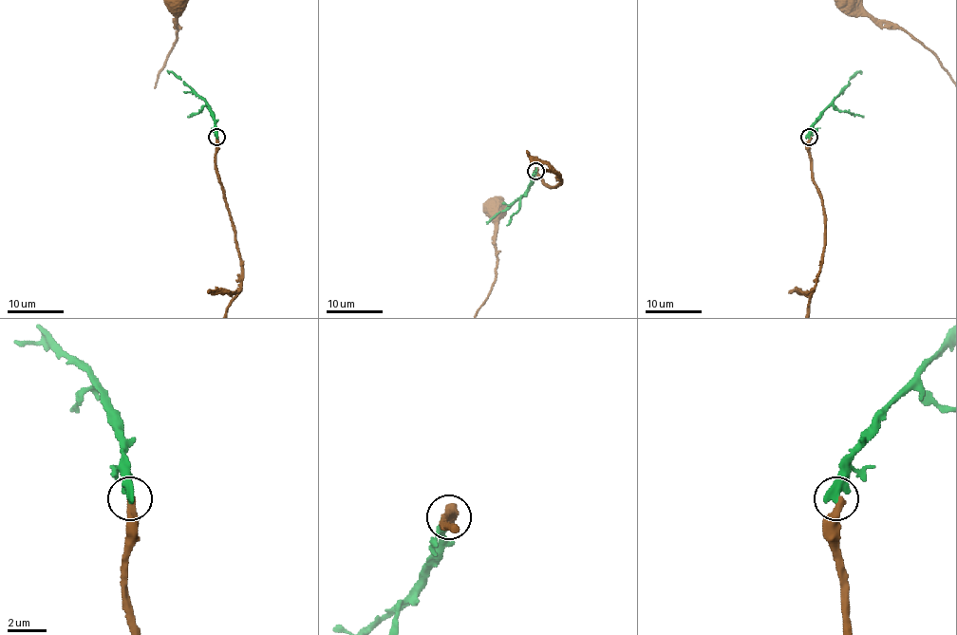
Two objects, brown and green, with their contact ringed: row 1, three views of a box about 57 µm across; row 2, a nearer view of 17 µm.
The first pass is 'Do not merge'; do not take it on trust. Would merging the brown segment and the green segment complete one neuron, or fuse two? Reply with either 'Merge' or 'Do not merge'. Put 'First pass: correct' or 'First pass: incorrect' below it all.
Do not merge
First pass: correct

